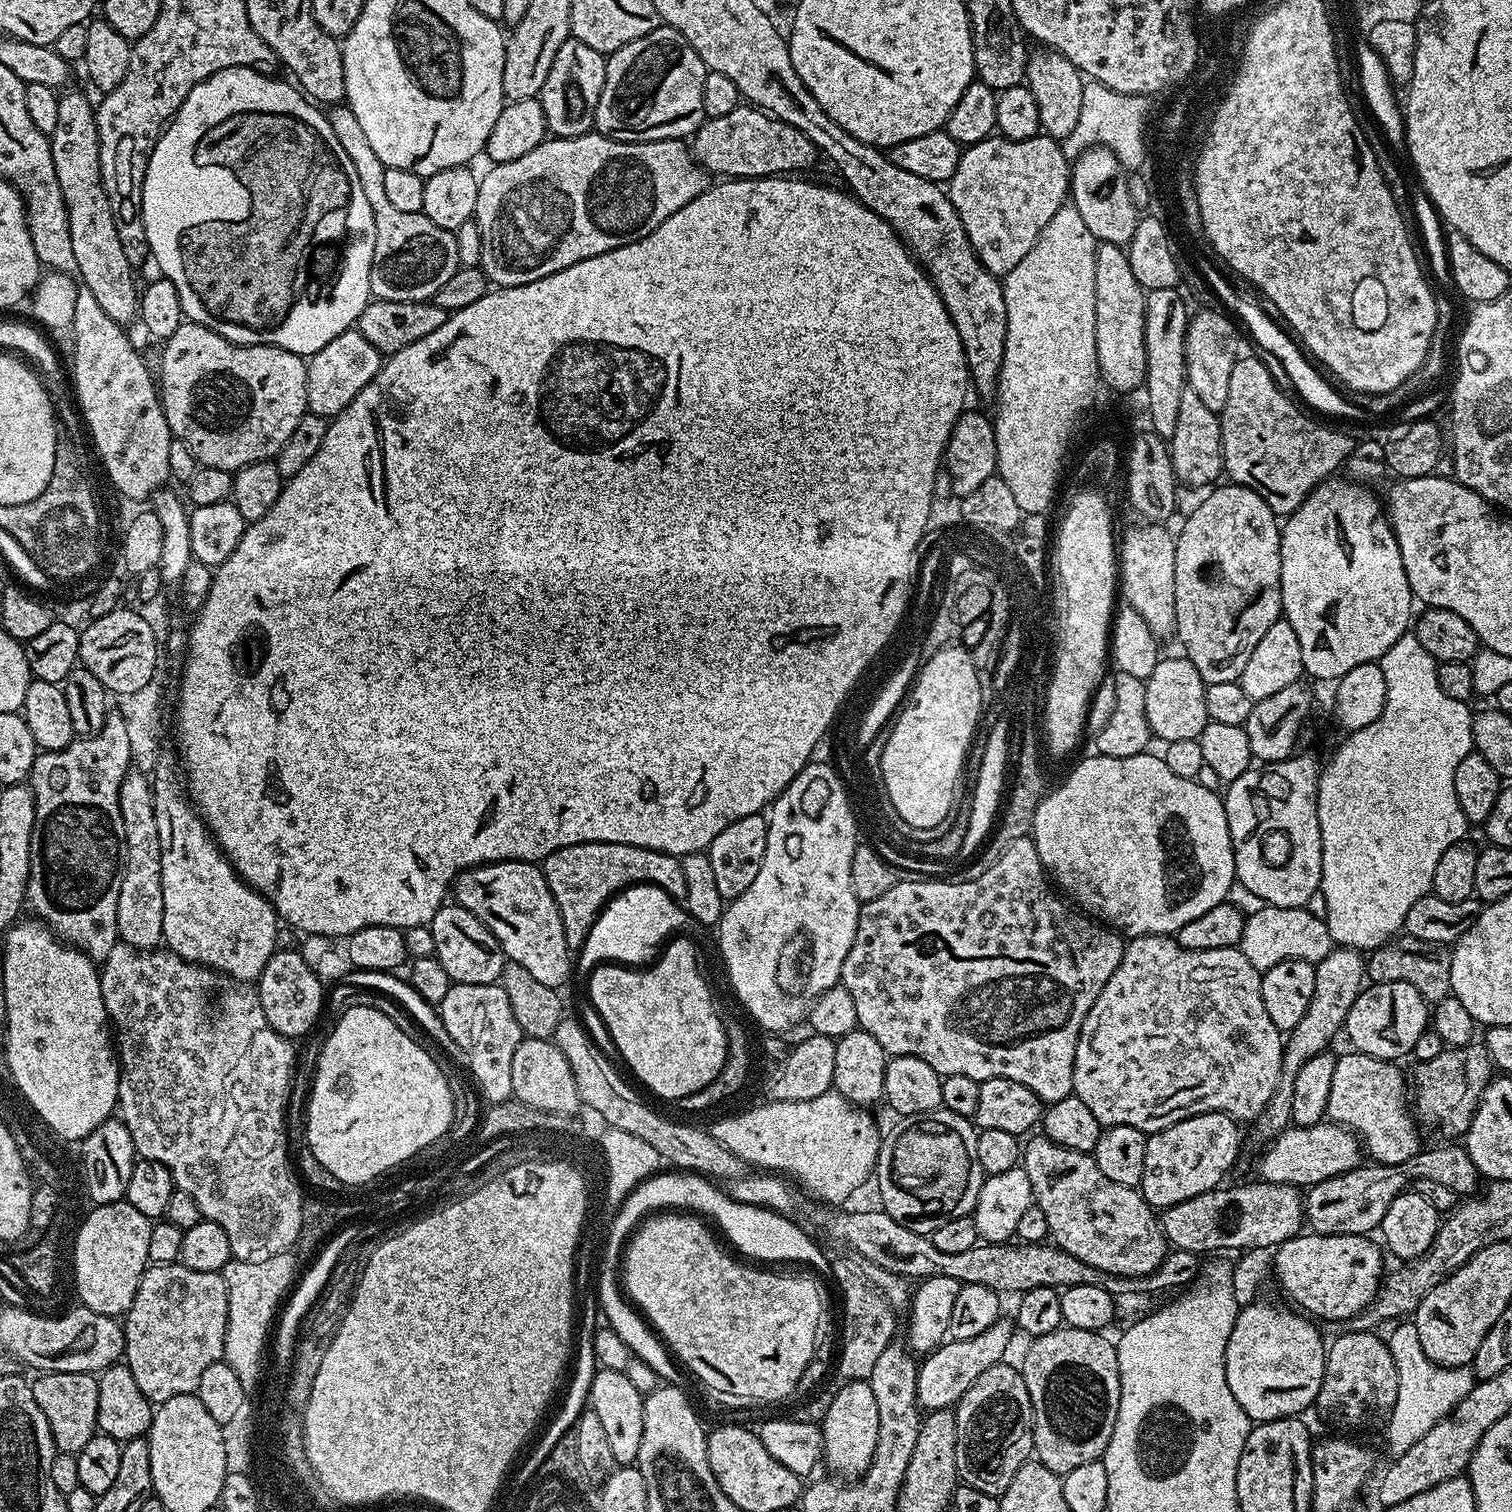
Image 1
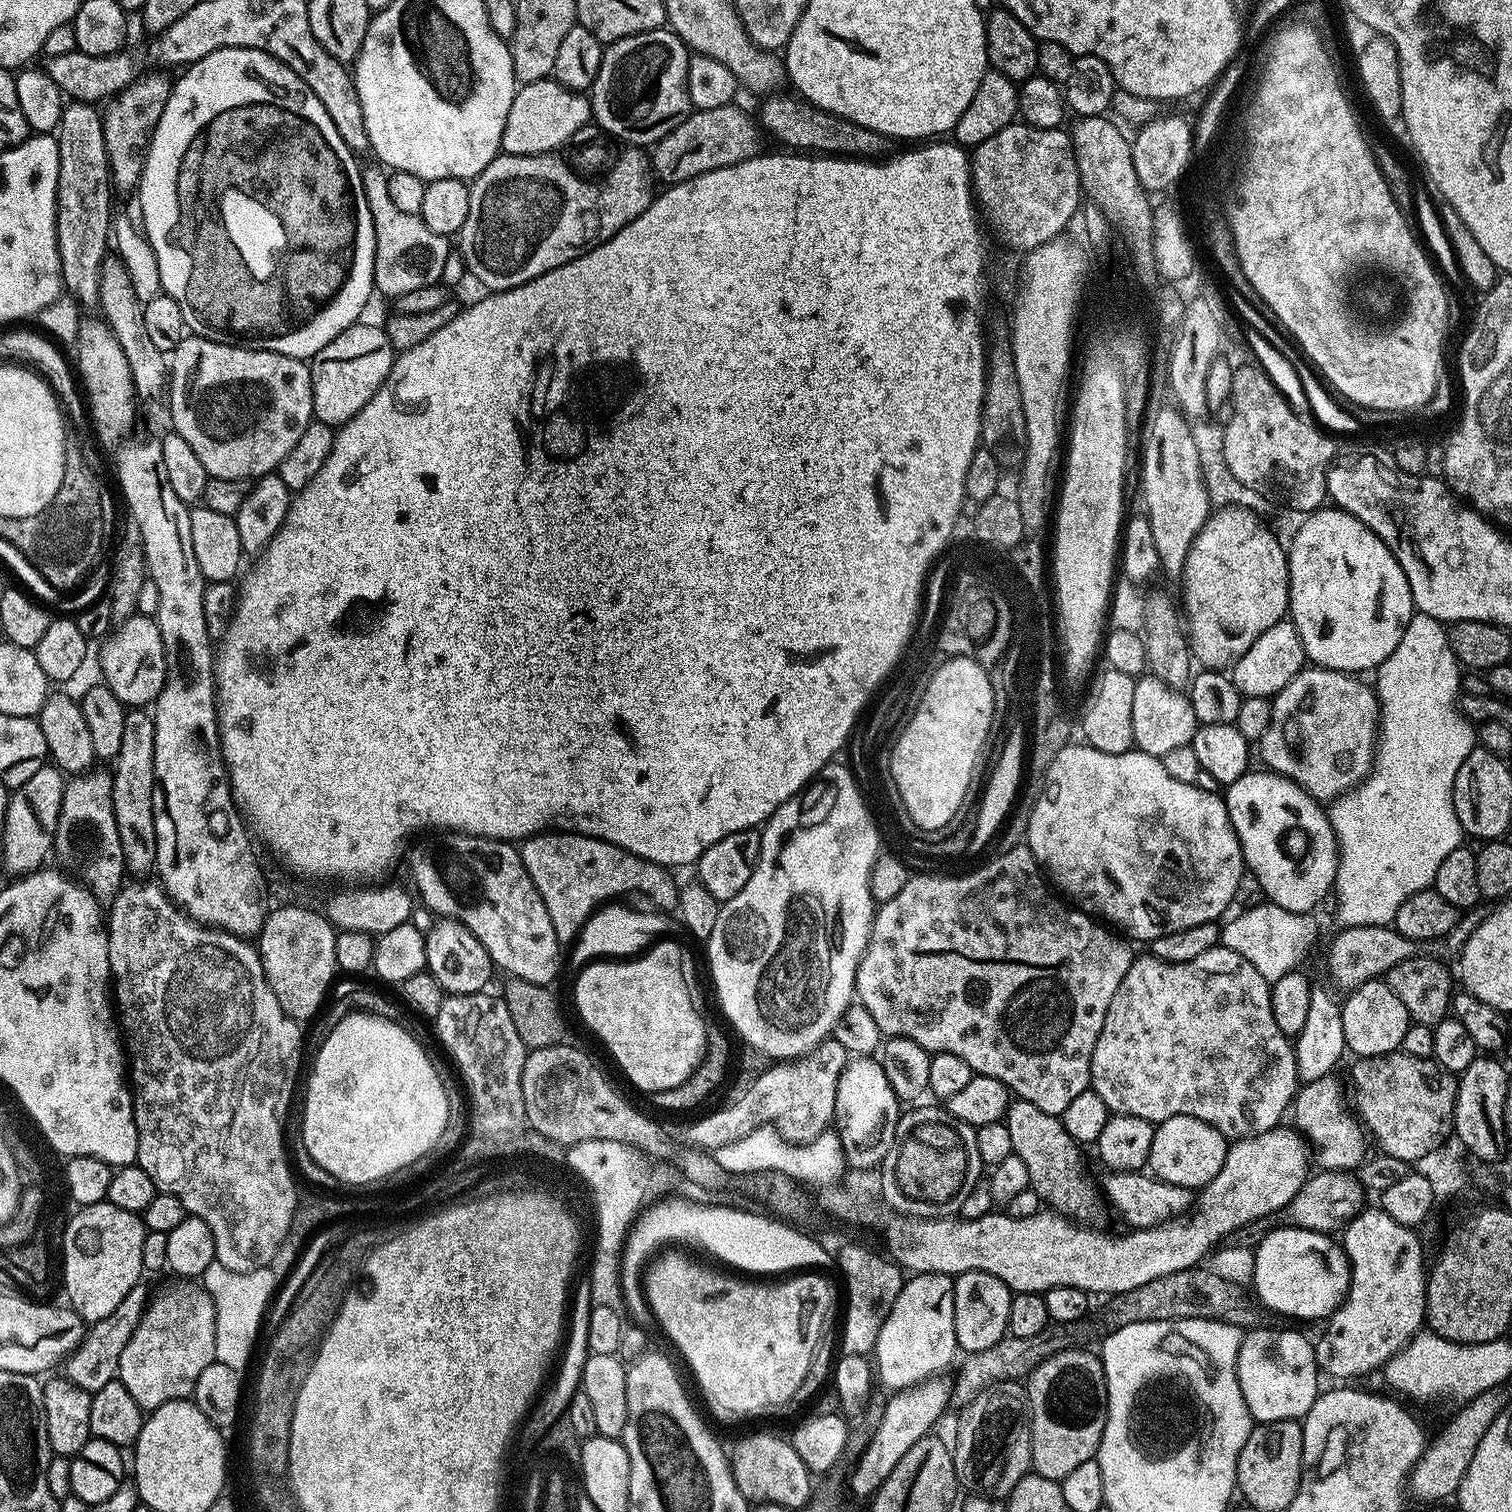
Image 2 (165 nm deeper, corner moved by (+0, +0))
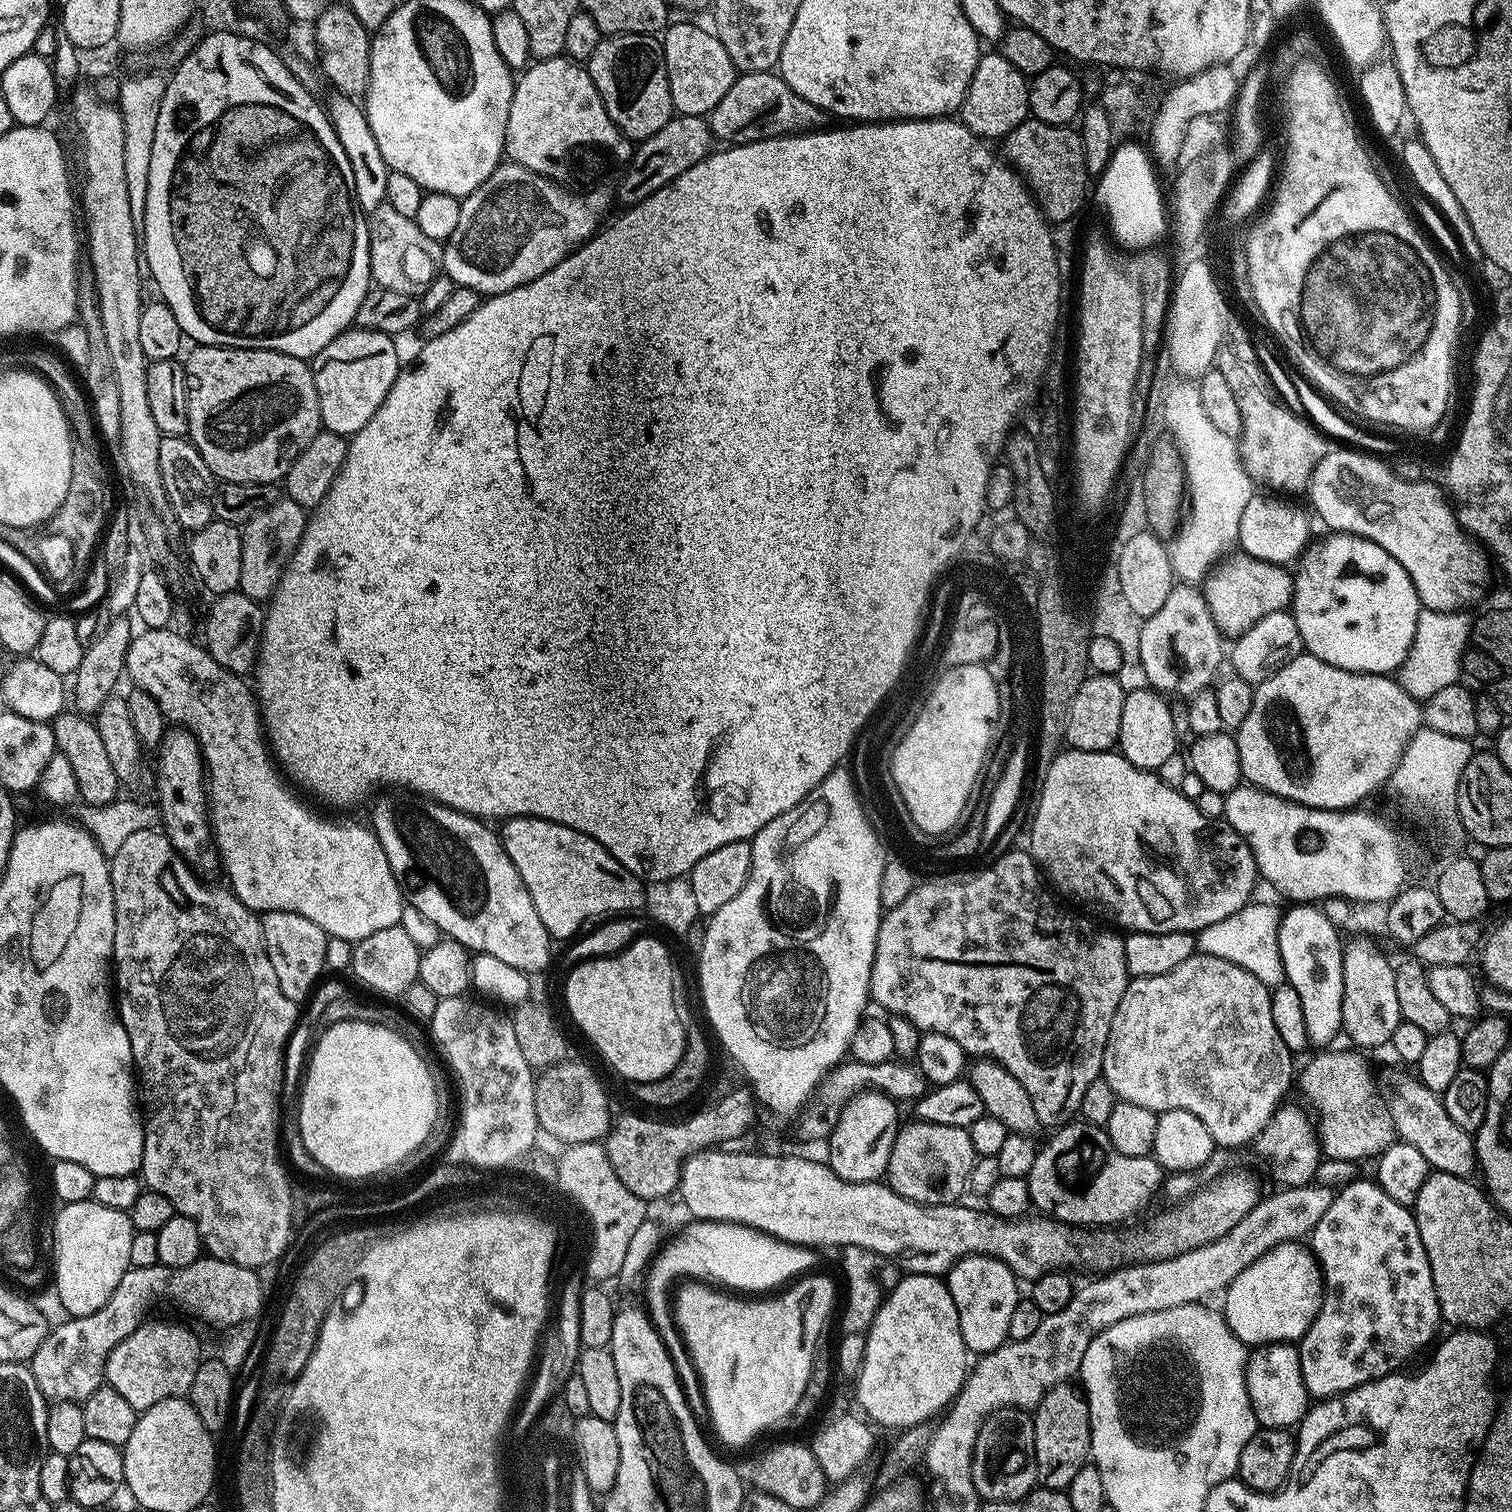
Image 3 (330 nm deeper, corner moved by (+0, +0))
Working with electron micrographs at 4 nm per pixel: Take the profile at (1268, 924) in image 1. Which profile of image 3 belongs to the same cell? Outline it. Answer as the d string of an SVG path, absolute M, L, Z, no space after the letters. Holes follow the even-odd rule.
M1250 902L1222 922L1201 929L1197 935L1197 949L1203 955L1226 958L1227 961L1242 966L1242 970L1250 970L1258 982L1269 986L1283 984L1284 963L1277 940L1282 914L1270 904L1256 903Z

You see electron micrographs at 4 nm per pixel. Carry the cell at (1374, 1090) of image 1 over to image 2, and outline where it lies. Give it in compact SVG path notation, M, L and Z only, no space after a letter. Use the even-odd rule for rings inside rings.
M1336 1074L1323 1076L1304 1084L1297 1091L1294 1097L1295 1127L1310 1141L1315 1155L1316 1152L1320 1155L1321 1169L1356 1170L1365 1163L1369 1155L1368 1148L1364 1145L1366 1132L1357 1113L1350 1107L1349 1097L1348 1100L1344 1097L1344 1088L1338 1077Z

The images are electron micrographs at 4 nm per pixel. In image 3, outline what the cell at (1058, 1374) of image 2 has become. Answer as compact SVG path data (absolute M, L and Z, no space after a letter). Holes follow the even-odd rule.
M1065 1382L1054 1387L1034 1409L1034 1450L1036 1451L1036 1478L1043 1487L1066 1490L1074 1482L1074 1474L1089 1463L1092 1451L1092 1431L1088 1401L1079 1391Z

